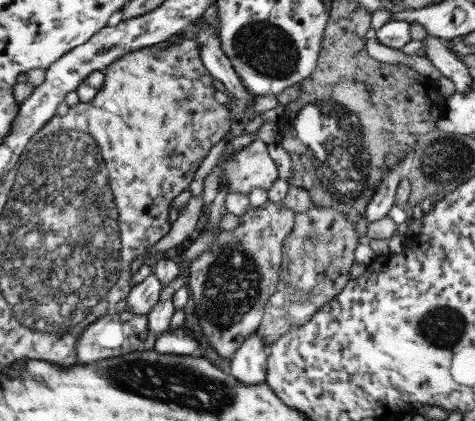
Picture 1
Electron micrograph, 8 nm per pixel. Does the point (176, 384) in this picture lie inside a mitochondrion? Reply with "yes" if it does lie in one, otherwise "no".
yes

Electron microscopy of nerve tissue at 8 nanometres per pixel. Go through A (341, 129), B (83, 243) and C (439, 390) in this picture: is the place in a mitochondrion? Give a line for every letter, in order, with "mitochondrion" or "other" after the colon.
A: mitochondrion
B: mitochondrion
C: other

